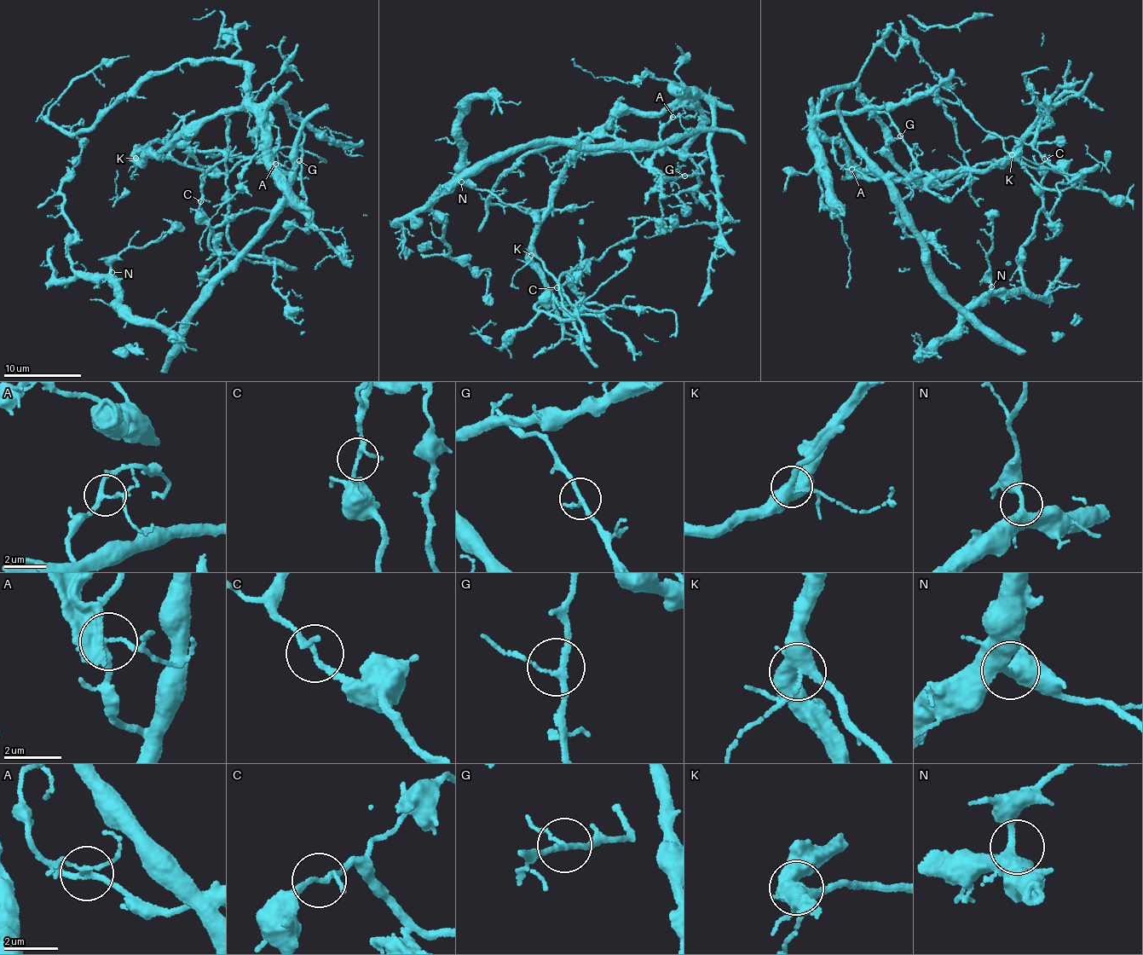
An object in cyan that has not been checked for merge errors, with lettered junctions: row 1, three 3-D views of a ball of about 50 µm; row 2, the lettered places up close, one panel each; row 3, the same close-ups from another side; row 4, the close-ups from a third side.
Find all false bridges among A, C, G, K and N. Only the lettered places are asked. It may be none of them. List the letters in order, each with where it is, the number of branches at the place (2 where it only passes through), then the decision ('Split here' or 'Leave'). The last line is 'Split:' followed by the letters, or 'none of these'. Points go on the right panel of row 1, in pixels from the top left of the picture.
A: Place: (851, 169). Branches: 3. Leave
C: Place: (1044, 159). Branches: 3. Split here
G: Place: (900, 136). Branches: 3. Leave
K: Place: (1012, 154). Branches: 4. Leave
N: Place: (991, 286). Branches: 3. Leave
Split: C

